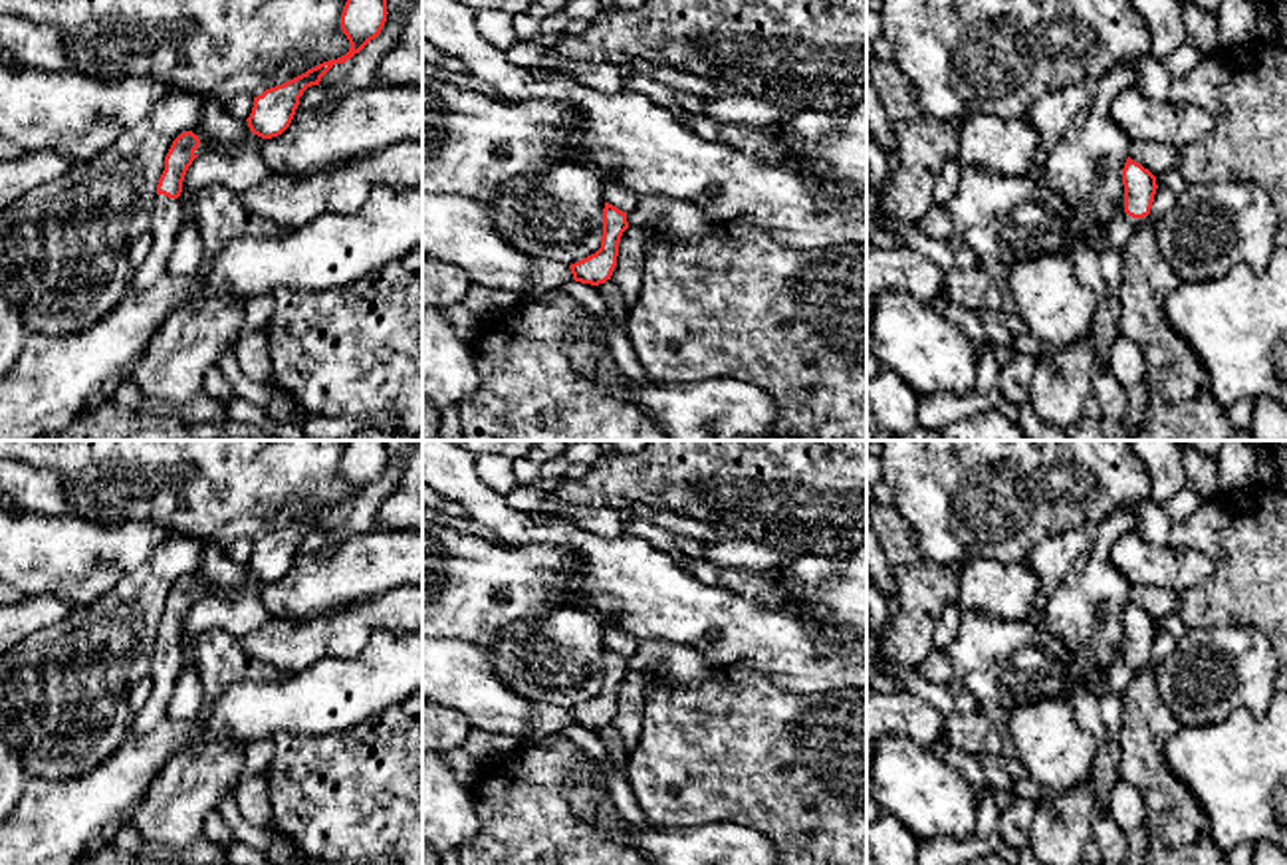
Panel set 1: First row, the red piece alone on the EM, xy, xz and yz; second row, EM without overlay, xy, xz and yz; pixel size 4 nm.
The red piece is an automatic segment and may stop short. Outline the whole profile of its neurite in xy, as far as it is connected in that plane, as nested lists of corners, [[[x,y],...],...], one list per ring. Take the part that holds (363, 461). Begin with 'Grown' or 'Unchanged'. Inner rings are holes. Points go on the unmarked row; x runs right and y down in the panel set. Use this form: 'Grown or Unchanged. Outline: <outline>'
Unchanged. Outline: [[[349,440],[341,458],[341,474],[351,488],[349,496],[254,542],[252,557],[246,563],[250,575],[262,583],[282,579],[290,571],[303,536],[319,530],[335,508],[345,508],[375,484],[387,466],[387,458],[387,440]]]

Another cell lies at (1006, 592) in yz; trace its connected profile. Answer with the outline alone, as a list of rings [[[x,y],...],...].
[[[972,559],[960,565],[958,605],[999,621],[1035,617],[1037,579],[1027,561]]]

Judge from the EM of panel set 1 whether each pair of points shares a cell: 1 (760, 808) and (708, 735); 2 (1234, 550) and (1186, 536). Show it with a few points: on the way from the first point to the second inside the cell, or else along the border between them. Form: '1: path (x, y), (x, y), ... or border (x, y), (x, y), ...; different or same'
1: path (760, 790), (726, 752); same
2: path (1222, 538), (1198, 536); same

